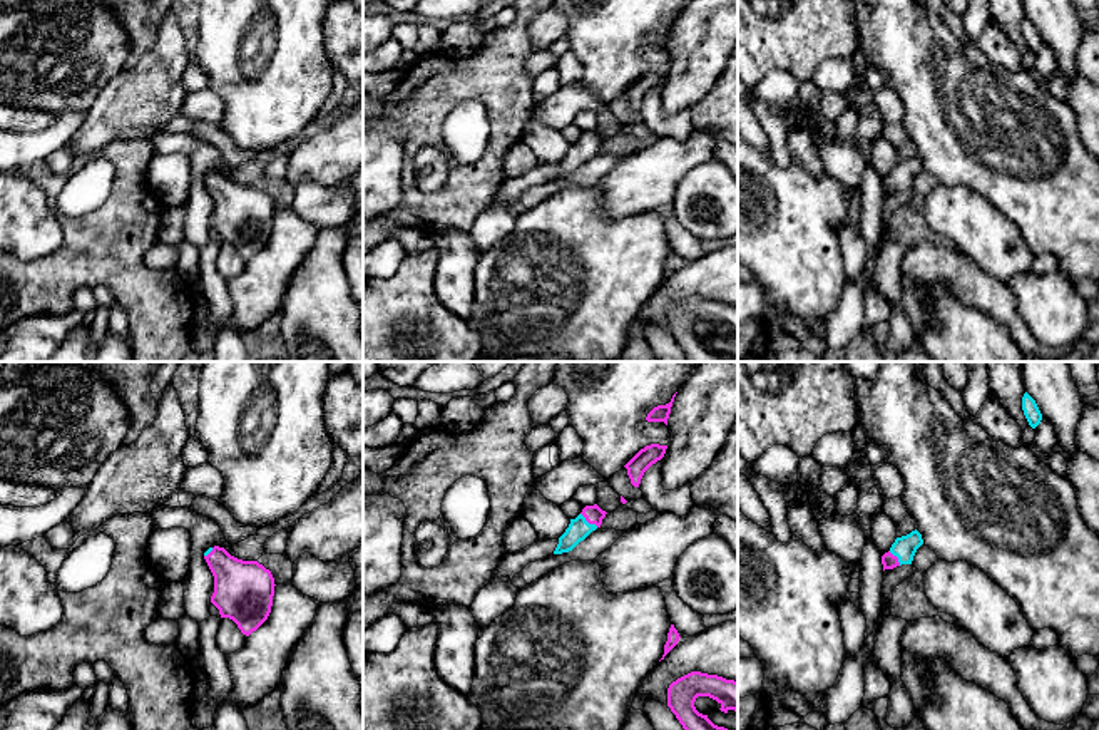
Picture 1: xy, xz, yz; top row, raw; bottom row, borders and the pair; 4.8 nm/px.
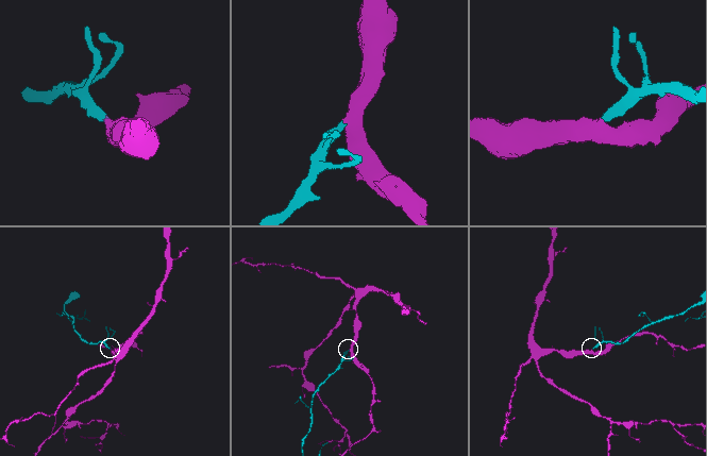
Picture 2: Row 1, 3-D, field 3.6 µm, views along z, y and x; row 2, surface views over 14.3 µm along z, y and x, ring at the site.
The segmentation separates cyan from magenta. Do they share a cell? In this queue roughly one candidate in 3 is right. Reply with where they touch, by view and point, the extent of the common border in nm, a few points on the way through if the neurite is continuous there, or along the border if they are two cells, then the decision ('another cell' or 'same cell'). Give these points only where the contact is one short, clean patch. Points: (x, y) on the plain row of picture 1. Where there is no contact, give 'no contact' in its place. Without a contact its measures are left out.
xz (587, 148) | 110 nm | across xz (579, 153), (587, 148), (594, 139) | same cell

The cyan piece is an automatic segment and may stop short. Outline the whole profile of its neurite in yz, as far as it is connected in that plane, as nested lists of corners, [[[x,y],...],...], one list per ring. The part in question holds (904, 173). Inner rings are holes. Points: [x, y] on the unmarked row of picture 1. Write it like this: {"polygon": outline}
{"polygon": [[[915,154],[897,162],[890,176],[882,181],[883,196],[902,189],[912,189],[917,174],[923,169],[922,159]]]}

